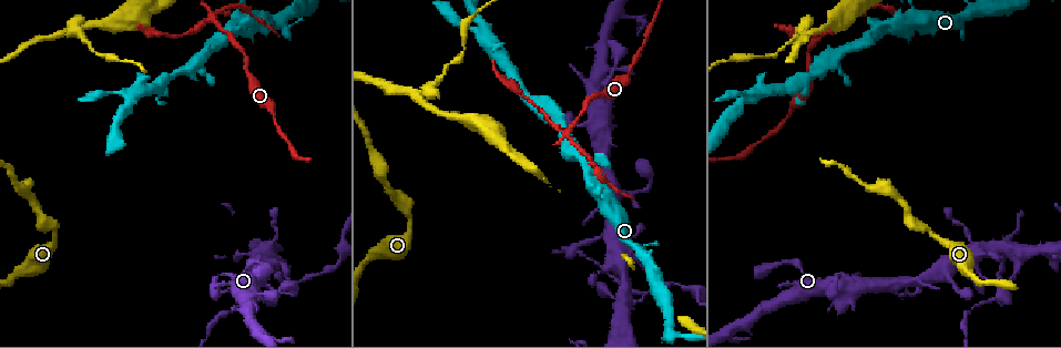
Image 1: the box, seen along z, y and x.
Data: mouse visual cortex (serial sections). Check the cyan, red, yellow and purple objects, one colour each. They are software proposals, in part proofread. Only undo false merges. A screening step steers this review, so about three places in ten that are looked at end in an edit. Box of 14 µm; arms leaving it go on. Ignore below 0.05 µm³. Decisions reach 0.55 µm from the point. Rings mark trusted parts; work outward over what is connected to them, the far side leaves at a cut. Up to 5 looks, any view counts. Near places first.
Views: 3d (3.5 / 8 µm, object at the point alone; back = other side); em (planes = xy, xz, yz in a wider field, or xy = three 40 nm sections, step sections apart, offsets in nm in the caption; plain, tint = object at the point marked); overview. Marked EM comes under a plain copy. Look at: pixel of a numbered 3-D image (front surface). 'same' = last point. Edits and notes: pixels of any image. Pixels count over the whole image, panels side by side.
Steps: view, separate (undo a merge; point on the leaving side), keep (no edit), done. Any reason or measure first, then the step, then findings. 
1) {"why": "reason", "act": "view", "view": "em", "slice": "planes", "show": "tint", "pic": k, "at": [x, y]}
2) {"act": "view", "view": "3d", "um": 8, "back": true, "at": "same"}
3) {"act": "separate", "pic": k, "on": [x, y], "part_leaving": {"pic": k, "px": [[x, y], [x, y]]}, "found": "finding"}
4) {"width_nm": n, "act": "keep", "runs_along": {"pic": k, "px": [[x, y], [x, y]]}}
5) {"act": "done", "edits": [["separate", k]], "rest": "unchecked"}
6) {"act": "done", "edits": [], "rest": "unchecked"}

{"why": "calibre changes", "act": "view", "view": "3d", "um": 3.5, "pic": 1, "at": [937, 240]}

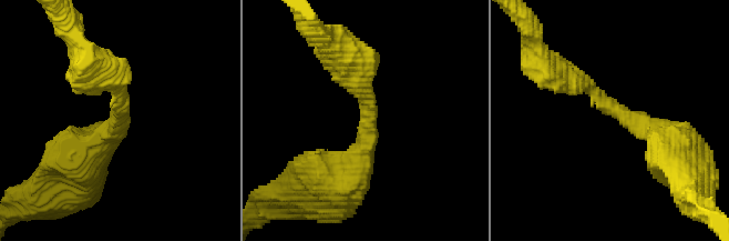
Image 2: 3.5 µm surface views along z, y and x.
{"act": "view", "view": "em", "slice": "xy", "step": 3, "show": "tint", "pic": 2, "at": [621, 114]}

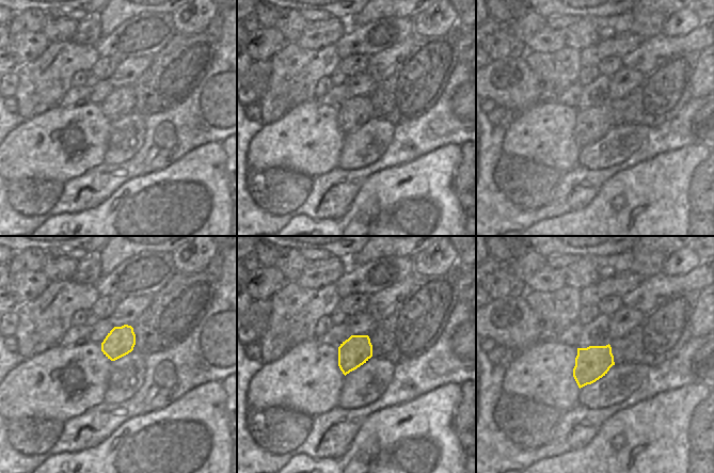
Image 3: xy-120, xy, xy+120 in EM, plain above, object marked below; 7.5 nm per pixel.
{"arm_widths_nm": [250, 450], "act": "keep", "runs_along": {"pic": 2, "px": [[675, 147], [564, 72]]}, "found": "all the same cell"}

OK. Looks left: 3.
{"why": "abrupt turn", "act": "view", "view": "3d", "um": 3.5, "pic": 1, "at": [217, 21]}

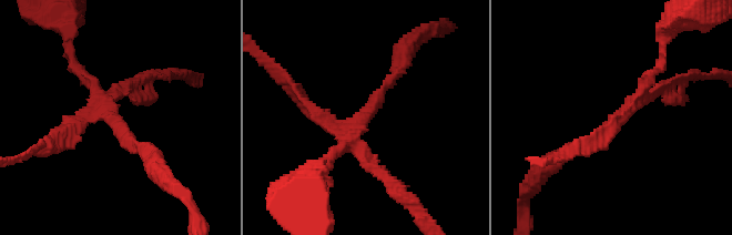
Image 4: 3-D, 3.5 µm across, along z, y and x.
{"act": "view", "view": "em", "slice": "planes", "show": "tint", "pic": 4, "at": [359, 119]}

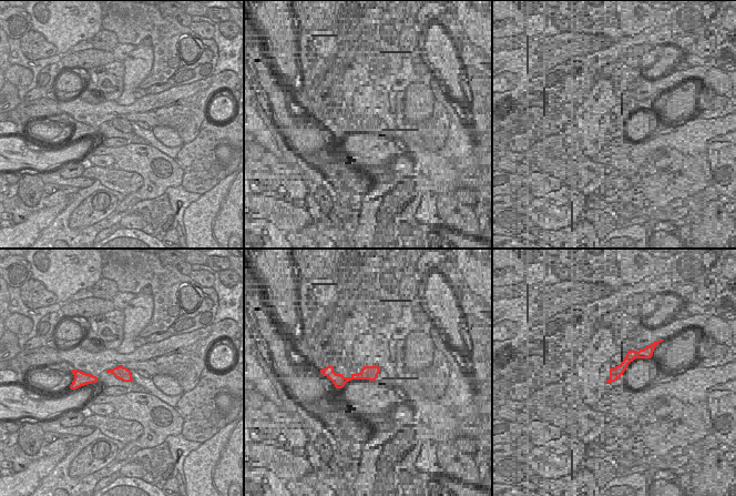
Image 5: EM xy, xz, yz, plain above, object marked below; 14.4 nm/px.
{"act": "keep", "runs_along": {"pic": 4, "px": [[398, 70], [344, 130], [309, 106]]}, "found": "all the same cell"}

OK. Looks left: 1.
{"act": "done", "edits": [], "rest": "unchecked"}

